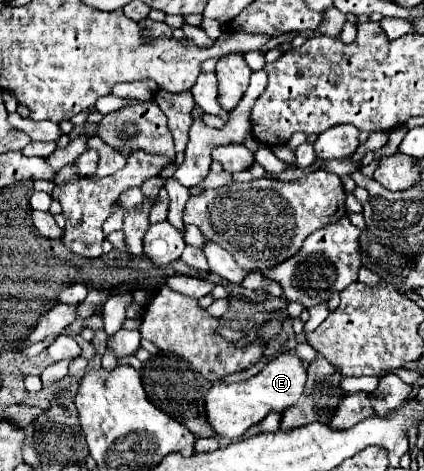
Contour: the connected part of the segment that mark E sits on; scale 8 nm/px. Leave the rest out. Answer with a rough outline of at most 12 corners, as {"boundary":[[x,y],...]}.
{"boundary":[[280,353],[258,375],[214,381],[208,423],[238,439],[302,395],[304,361]]}

